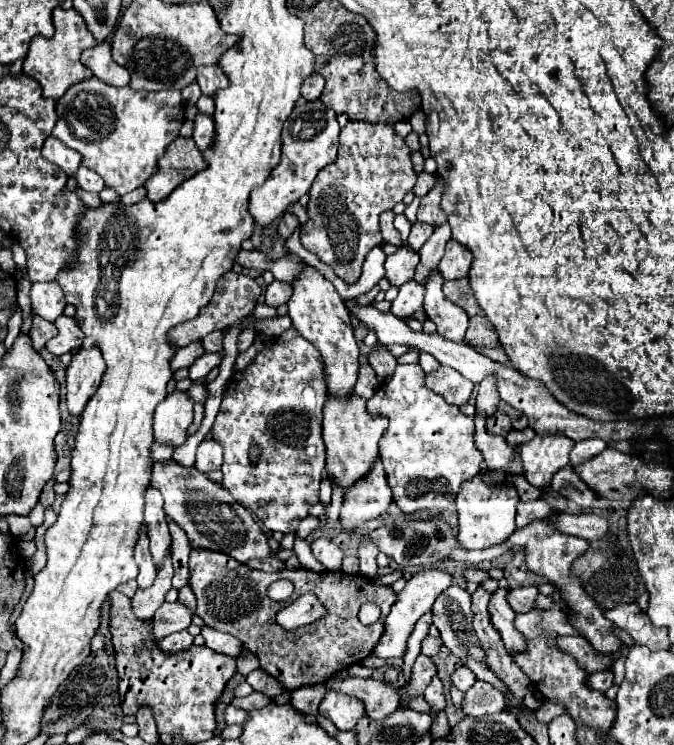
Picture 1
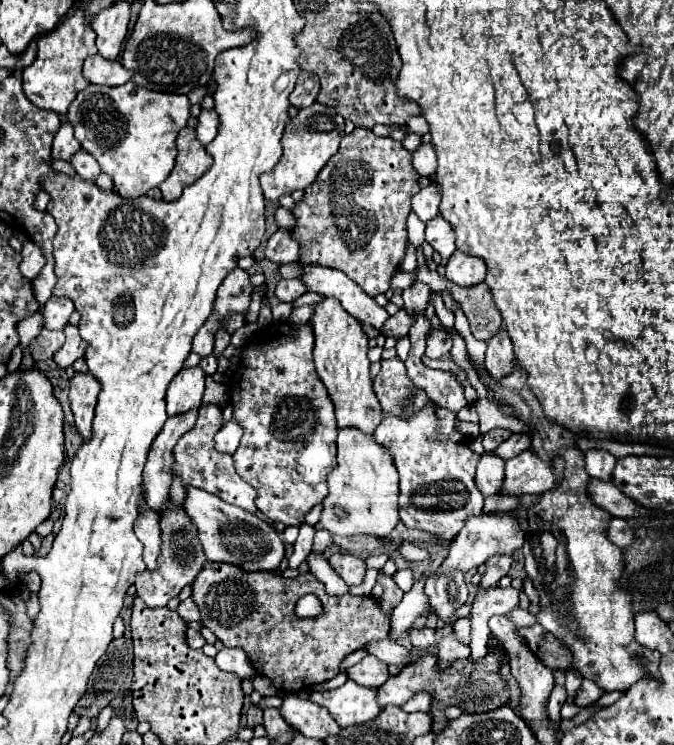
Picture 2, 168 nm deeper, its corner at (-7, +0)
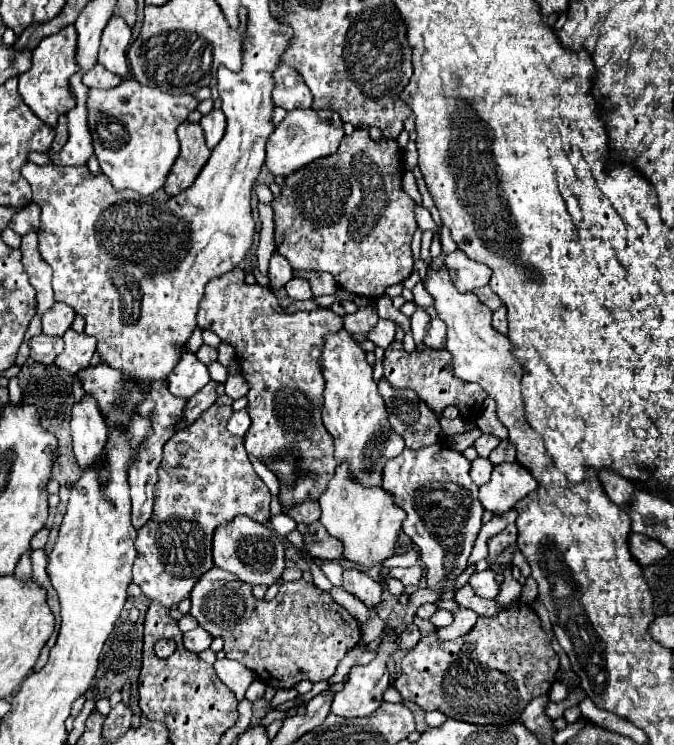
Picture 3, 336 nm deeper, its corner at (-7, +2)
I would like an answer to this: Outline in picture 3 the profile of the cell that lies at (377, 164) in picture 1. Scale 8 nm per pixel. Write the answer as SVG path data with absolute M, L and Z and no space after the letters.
M355 129L351 135L345 135L341 139L341 145L337 149L337 153L329 155L329 157L323 157L323 159L317 159L315 163L303 167L301 171L295 171L295 175L289 175L285 179L285 185L281 187L281 195L275 197L273 201L273 211L275 211L275 245L277 245L277 251L281 255L285 255L291 263L293 269L311 269L311 271L329 271L339 287L347 289L349 293L355 293L355 295L363 295L363 297L371 297L371 299L379 299L385 289L389 285L395 285L395 283L403 283L409 275L411 275L411 269L413 269L413 257L411 257L411 237L417 229L417 223L415 223L415 215L413 215L413 207L415 207L415 201L403 191L401 187L401 171L403 171L403 161L401 161L401 149L397 145L395 139L381 139L381 141L373 141L369 137L369 131L367 129Z

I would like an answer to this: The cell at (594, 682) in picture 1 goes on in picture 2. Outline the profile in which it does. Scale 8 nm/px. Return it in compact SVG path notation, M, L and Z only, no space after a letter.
M583 679L581 689L579 689L579 691L575 693L575 697L573 697L573 703L575 703L577 707L587 707L587 705L593 705L601 695L603 695L603 691L601 691L593 681Z

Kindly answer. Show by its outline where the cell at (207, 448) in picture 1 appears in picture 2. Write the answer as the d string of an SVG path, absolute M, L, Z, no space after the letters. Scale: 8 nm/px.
M231 419L231 421L227 421L227 423L221 427L221 431L215 435L215 447L217 447L221 453L233 455L235 449L239 447L241 435L243 435L243 427L239 425L239 421Z

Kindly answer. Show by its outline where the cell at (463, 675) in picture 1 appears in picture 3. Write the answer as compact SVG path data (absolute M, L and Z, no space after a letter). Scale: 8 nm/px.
M491 569L481 571L481 573L473 573L469 579L469 585L473 587L473 591L483 597L483 599L491 599L495 601L499 595L499 585L495 581L495 573Z

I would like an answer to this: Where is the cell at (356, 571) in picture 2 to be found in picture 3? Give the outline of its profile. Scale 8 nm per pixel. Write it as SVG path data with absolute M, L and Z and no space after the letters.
M349 567L343 571L343 587L359 597L367 607L377 605L381 599L381 585L357 567Z

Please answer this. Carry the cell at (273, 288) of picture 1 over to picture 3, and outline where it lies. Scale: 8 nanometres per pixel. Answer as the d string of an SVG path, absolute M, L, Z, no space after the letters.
M291 279L285 285L285 291L291 299L311 299L313 297L313 293L309 289L309 283L305 279Z

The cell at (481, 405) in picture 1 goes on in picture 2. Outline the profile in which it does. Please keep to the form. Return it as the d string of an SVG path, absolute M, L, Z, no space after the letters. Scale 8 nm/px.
M501 329L491 341L487 343L487 353L485 353L485 367L491 371L493 377L505 377L507 373L513 371L513 343L507 335L505 329Z

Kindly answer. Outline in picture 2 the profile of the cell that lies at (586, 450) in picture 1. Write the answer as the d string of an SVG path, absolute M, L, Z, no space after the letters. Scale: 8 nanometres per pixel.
M591 449L585 453L585 467L591 477L599 477L601 481L611 481L617 459L603 449Z

